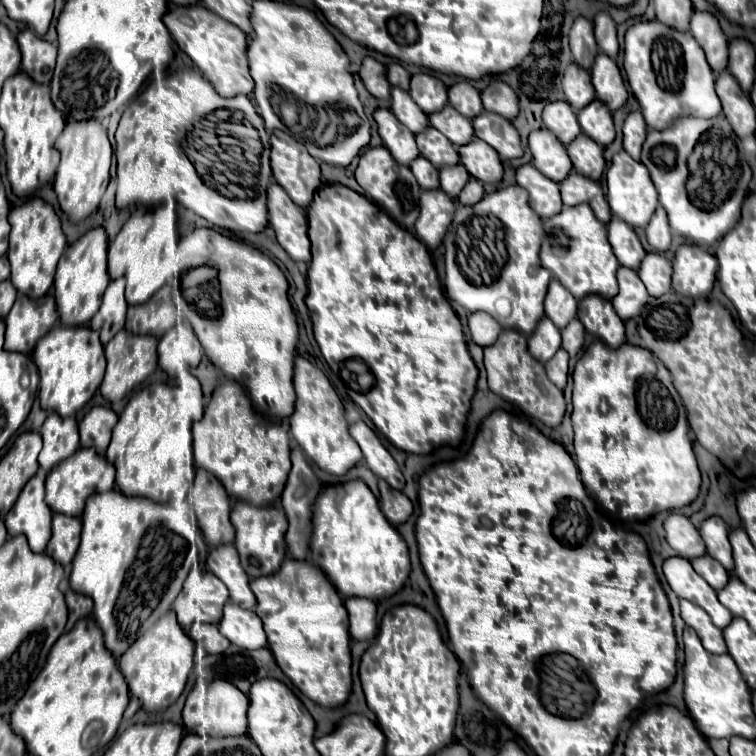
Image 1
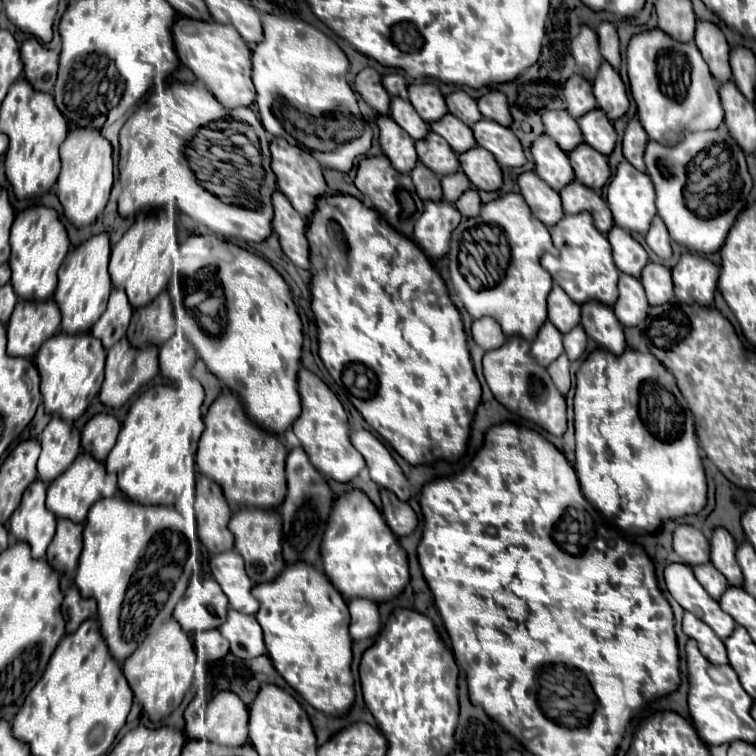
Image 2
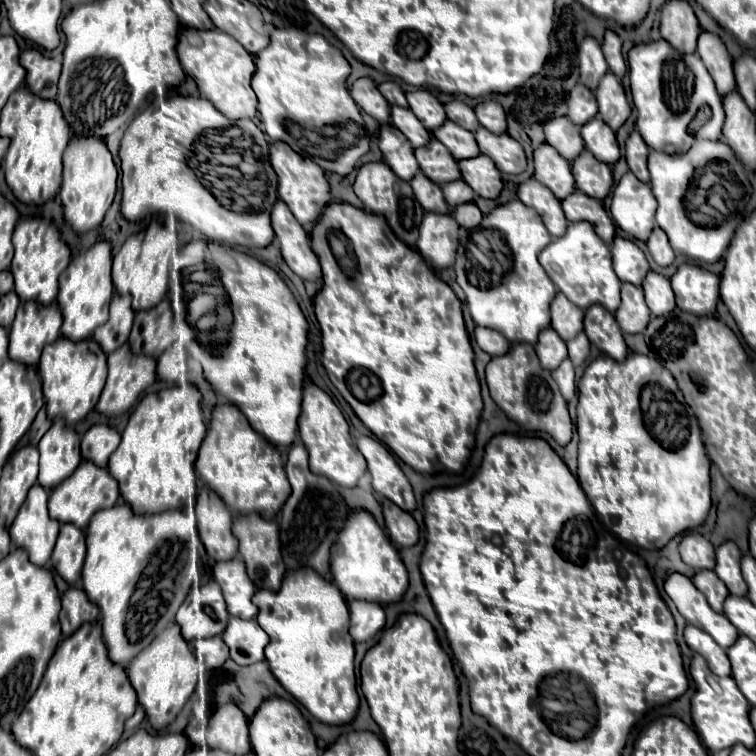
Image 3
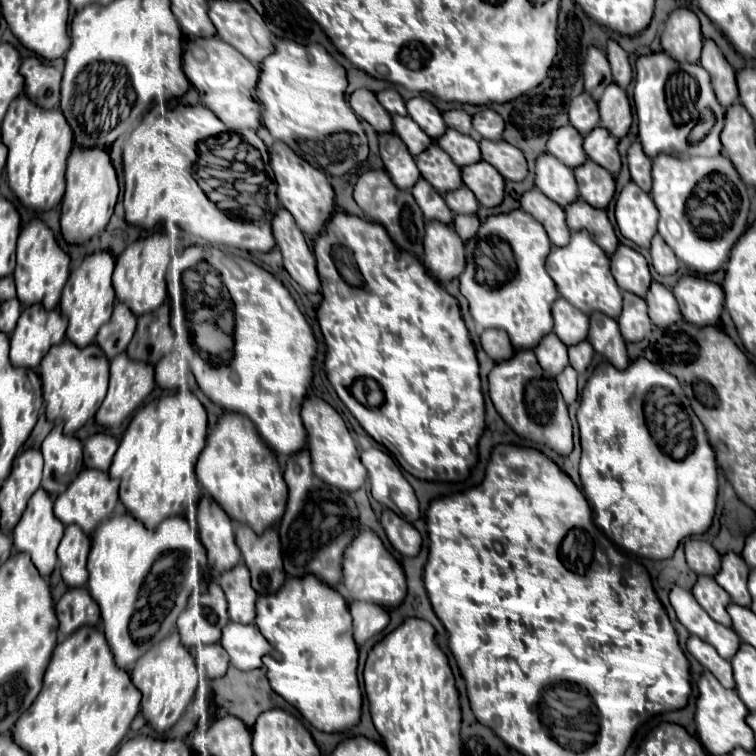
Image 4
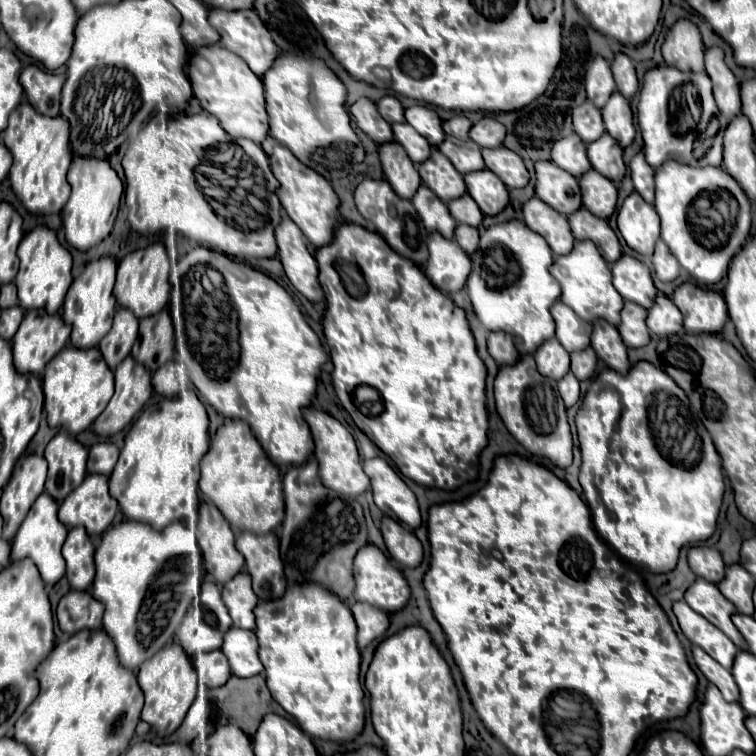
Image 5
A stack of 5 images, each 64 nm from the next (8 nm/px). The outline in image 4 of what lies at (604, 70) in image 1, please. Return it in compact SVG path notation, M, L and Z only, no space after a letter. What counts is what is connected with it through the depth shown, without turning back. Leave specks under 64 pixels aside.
M610 82L606 84L604 94L598 100L598 106L600 106L600 124L608 128L608 132L612 132L616 138L622 138L632 122L632 112L626 92L616 82Z

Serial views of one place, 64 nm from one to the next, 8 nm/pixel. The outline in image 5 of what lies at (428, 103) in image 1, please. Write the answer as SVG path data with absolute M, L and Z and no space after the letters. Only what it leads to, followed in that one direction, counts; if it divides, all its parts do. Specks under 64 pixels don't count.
M414 104L406 108L406 122L412 124L432 146L440 144L440 140L444 140L446 136L442 130L442 120L426 104Z

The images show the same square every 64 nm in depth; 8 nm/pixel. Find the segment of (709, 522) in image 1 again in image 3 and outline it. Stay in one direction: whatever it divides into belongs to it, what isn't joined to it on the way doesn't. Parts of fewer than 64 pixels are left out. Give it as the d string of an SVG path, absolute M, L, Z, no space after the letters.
M724 540L716 548L716 568L714 572L720 576L720 580L728 586L730 594L746 596L746 582L740 570L740 550L732 540Z

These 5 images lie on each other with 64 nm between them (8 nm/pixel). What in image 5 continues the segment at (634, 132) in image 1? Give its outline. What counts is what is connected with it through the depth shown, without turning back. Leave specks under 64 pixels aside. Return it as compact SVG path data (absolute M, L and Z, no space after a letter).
M636 152L630 160L630 176L634 188L644 196L644 200L654 200L654 168L644 160L642 152Z

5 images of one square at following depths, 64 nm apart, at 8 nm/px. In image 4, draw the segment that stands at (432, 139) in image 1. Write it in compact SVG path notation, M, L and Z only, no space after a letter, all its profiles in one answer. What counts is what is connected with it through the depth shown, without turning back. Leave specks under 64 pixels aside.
M432 142L430 148L420 152L416 156L416 164L420 174L440 192L446 194L448 190L462 186L462 174L460 168L452 162L452 158L436 144Z

